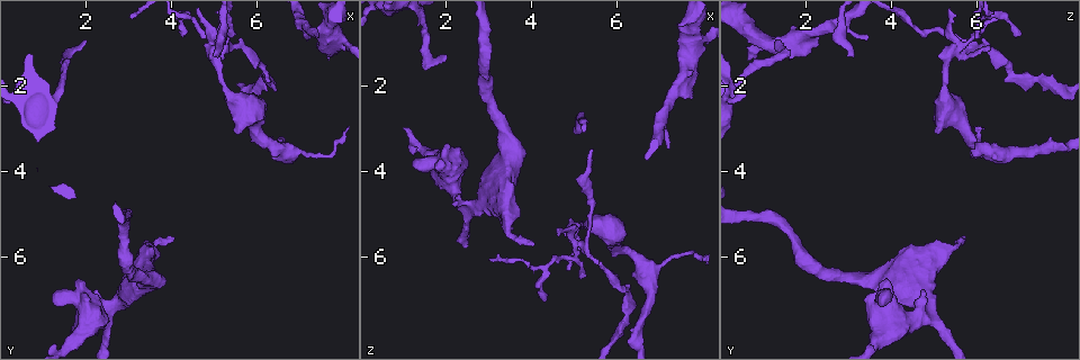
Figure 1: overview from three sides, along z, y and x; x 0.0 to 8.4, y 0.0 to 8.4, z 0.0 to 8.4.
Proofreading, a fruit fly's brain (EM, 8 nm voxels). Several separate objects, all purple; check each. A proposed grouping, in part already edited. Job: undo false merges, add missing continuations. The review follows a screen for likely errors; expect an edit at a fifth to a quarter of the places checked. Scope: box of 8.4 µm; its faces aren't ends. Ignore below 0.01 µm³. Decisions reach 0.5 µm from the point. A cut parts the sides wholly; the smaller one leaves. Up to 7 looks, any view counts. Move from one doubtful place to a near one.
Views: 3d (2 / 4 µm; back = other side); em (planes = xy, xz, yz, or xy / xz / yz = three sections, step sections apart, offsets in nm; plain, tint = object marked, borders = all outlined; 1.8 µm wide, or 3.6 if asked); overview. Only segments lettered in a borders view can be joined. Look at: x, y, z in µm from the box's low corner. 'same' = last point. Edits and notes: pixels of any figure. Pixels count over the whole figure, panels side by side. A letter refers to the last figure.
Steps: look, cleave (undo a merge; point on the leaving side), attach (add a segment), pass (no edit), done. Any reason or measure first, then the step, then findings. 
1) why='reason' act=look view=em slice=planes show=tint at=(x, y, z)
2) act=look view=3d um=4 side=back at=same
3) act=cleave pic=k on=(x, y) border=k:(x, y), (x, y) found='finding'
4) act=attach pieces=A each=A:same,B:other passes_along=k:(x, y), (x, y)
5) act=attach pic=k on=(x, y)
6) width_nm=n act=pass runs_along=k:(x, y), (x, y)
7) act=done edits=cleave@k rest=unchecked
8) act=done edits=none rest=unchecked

why='four or more arms meet' act=look view=3d um=4 at=(5.00, 1.20, 5.50)

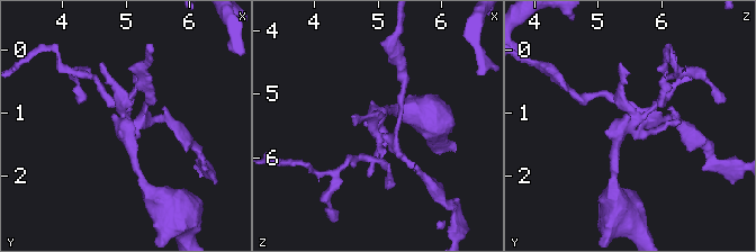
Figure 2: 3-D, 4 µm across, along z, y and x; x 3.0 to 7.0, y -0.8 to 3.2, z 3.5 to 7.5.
act=look view=em slice=yz step=4 show=tint at=(4.95, 1.20, 5.50)

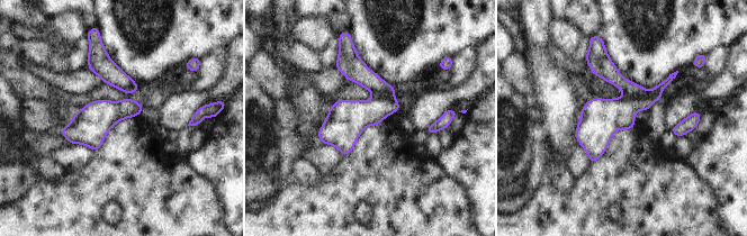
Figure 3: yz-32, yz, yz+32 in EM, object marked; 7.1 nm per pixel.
act=look view=em slice=xz step=16 show=borders at=same

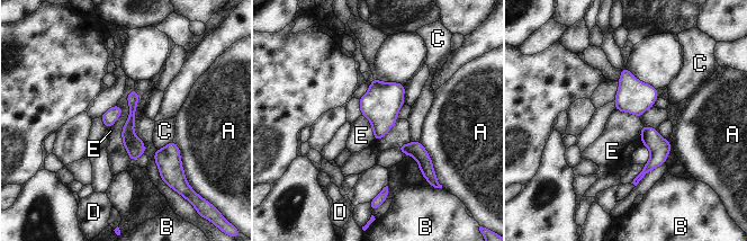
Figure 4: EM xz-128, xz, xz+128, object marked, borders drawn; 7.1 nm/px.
act=cleave pic=4 on=(136, 142) each=A:other,B:other,C:other,D:other,E:other border=4:(134, 134), (132, 145), (141, 153) found='two cells meet here'

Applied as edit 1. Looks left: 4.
why='redraw' act=look view=overview

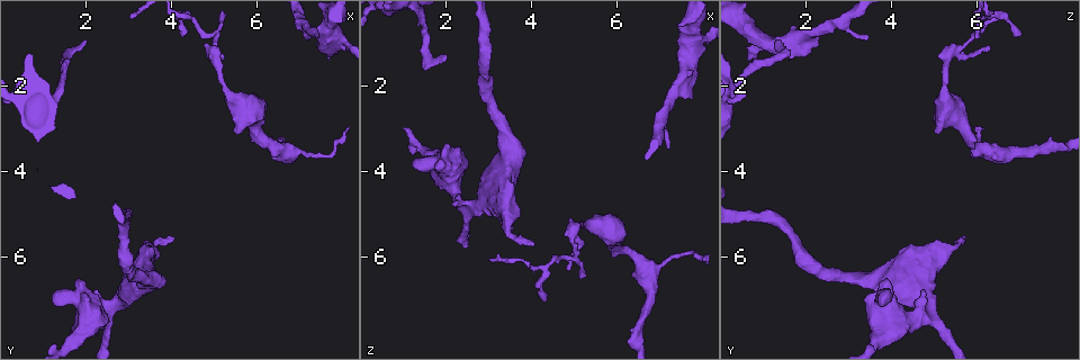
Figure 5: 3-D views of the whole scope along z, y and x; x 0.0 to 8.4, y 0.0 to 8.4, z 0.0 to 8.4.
why='branch stops here' act=look view=3d um=4 at=(4.05, 5.50, 5.80)

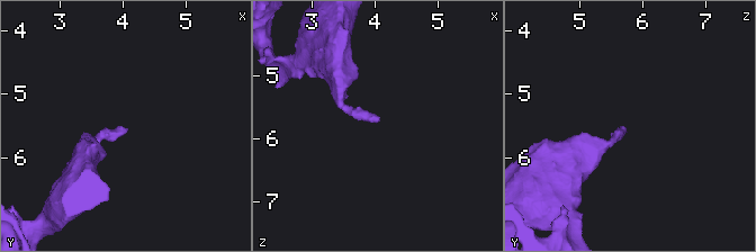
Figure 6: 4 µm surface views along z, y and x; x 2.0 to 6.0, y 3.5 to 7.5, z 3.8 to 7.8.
act=look view=em um=3.6 slice=xy step=4 show=borders at=(4.05, 5.50, 5.70)

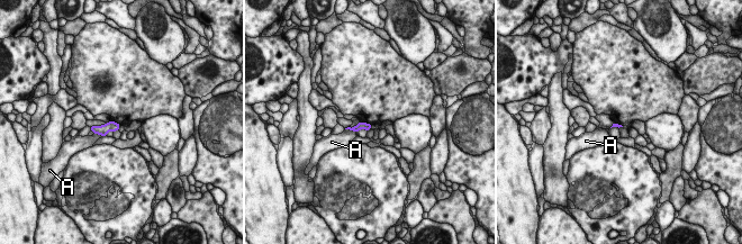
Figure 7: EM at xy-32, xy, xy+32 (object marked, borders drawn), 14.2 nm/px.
act=pass each=A:other border=7:(345, 128), (352, 129), (355, 133) found='none of them fits'

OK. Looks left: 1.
why='closes a loop' act=look view=em slice=planes show=borders at=(2.05, 7.65, 4.20)

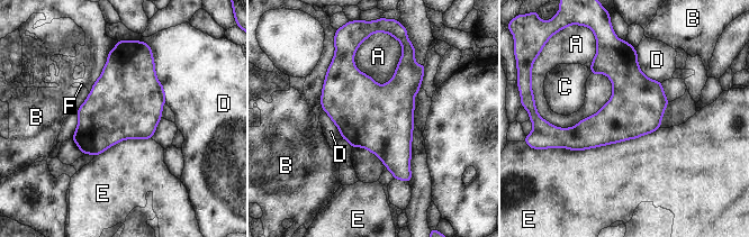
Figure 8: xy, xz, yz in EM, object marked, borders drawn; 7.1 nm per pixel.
longest_contact=E:800nm act=pass each=A:other,B:other,C:other,D:other,E:other,F:other border=8:(610, 78), (596, 112), (548, 122) found='all the same cell'

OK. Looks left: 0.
act=done edits=cleave@4 rest=unchecked

